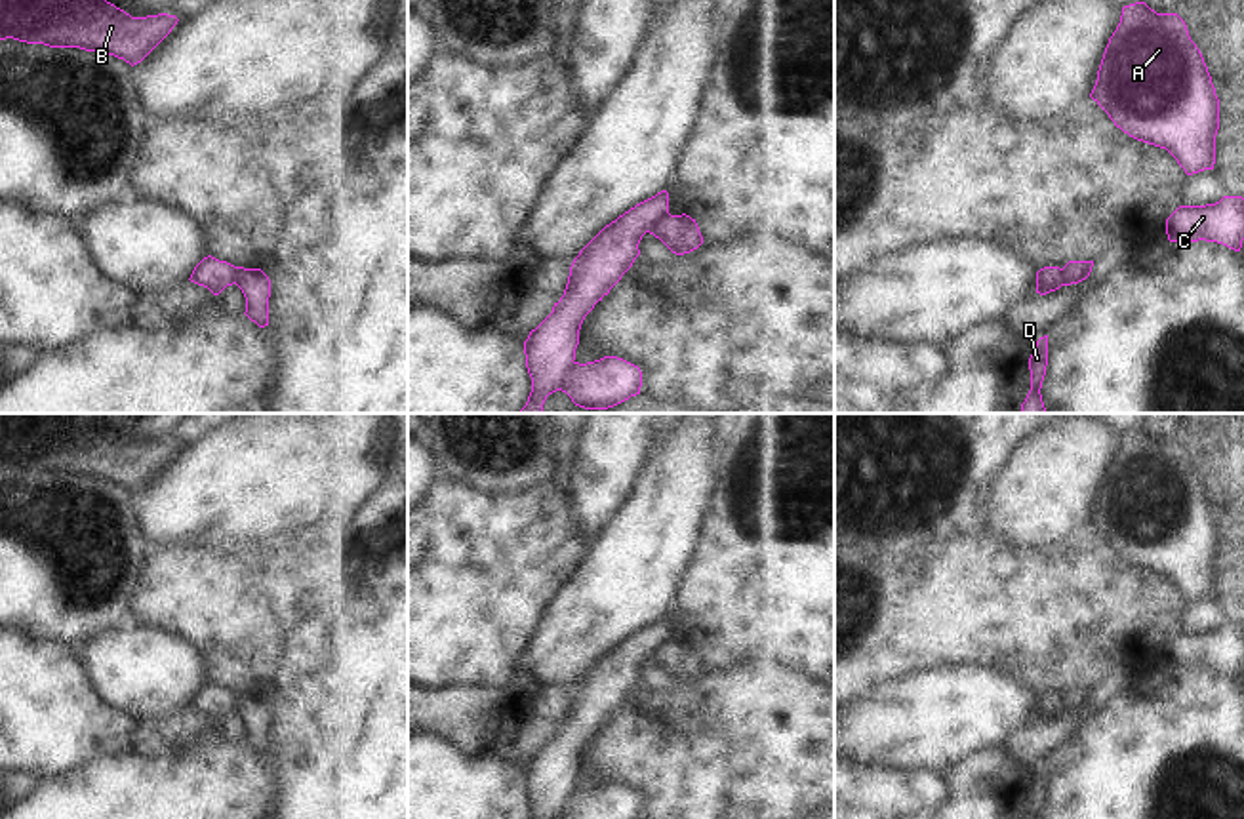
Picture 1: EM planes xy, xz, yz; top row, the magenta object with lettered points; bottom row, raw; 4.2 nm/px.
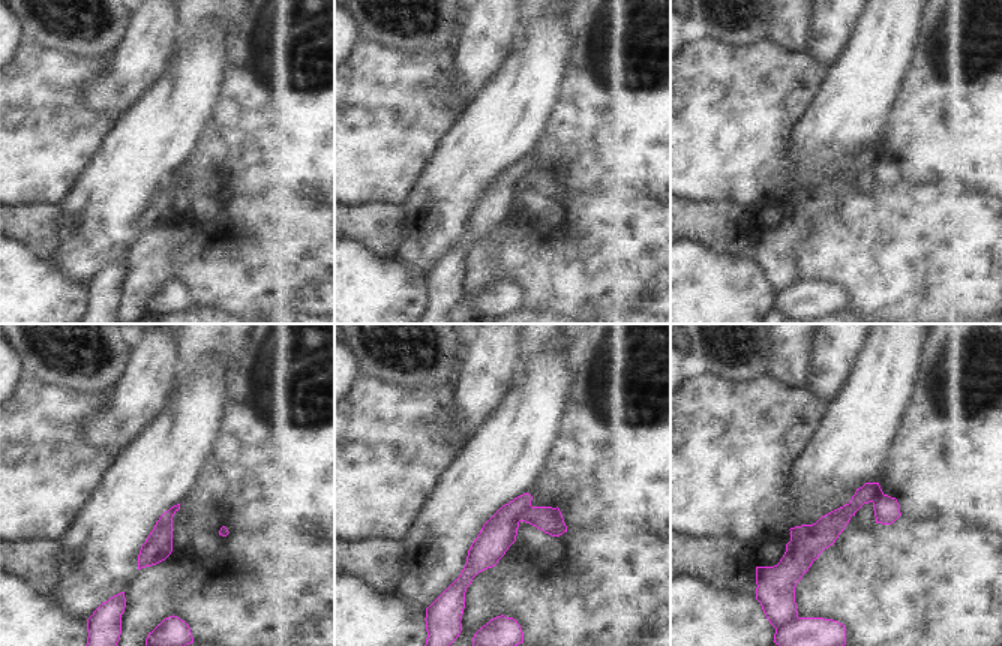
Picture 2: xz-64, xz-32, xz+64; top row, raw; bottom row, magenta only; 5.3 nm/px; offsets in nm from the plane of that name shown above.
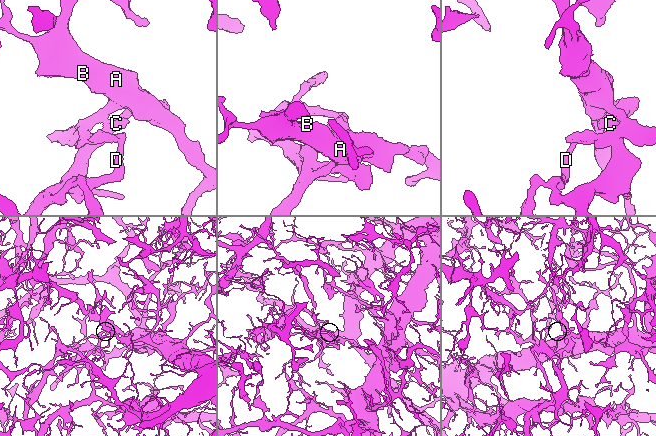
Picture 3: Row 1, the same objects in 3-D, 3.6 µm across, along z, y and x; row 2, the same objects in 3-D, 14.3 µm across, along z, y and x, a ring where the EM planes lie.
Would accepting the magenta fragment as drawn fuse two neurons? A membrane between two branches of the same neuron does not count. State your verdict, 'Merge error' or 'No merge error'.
Merge error

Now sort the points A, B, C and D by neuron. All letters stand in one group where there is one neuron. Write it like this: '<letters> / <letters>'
A B / C D

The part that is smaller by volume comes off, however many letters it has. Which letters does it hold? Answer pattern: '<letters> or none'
C, D

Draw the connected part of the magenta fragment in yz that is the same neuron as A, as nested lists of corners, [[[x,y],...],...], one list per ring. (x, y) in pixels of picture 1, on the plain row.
[[[1124,432],[1090,524],[1124,560],[1166,575],[1187,602],[1214,596],[1219,526],[1177,440]]]

